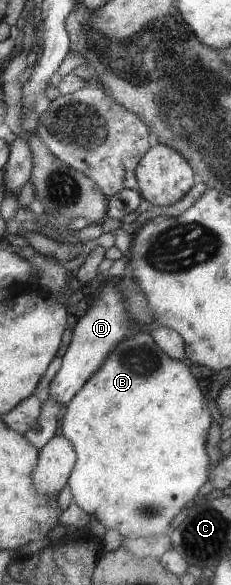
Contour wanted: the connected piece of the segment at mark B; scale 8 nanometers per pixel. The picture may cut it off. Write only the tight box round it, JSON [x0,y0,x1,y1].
[61,330,211,538]

